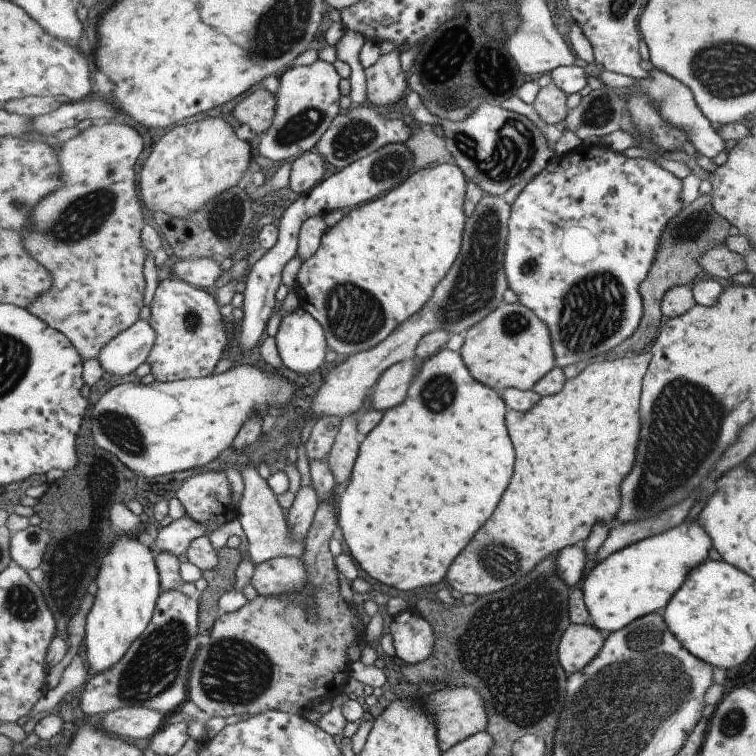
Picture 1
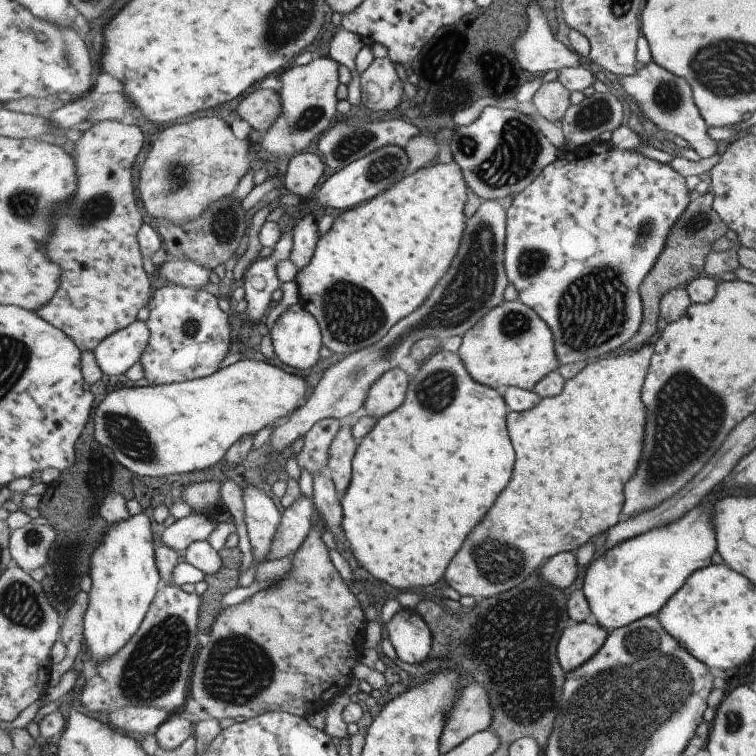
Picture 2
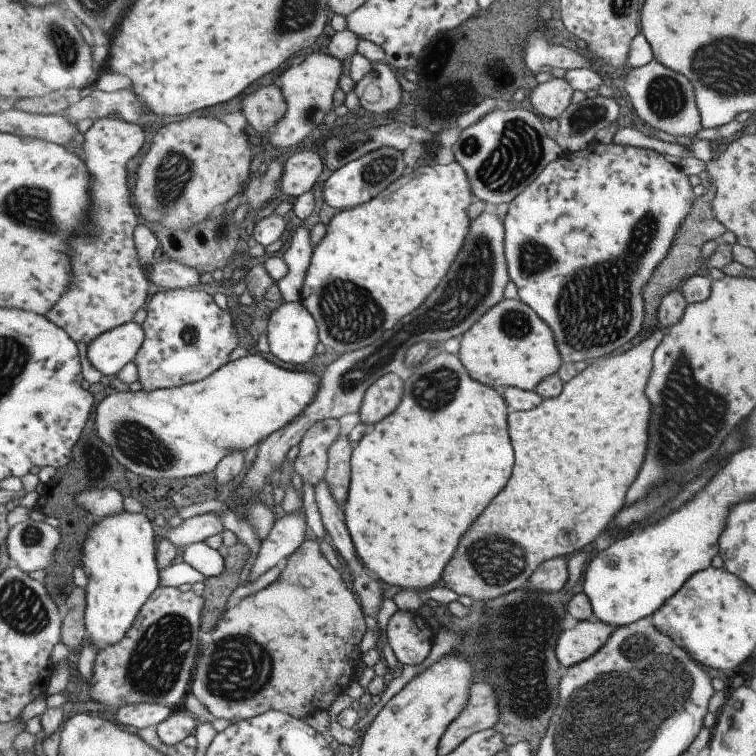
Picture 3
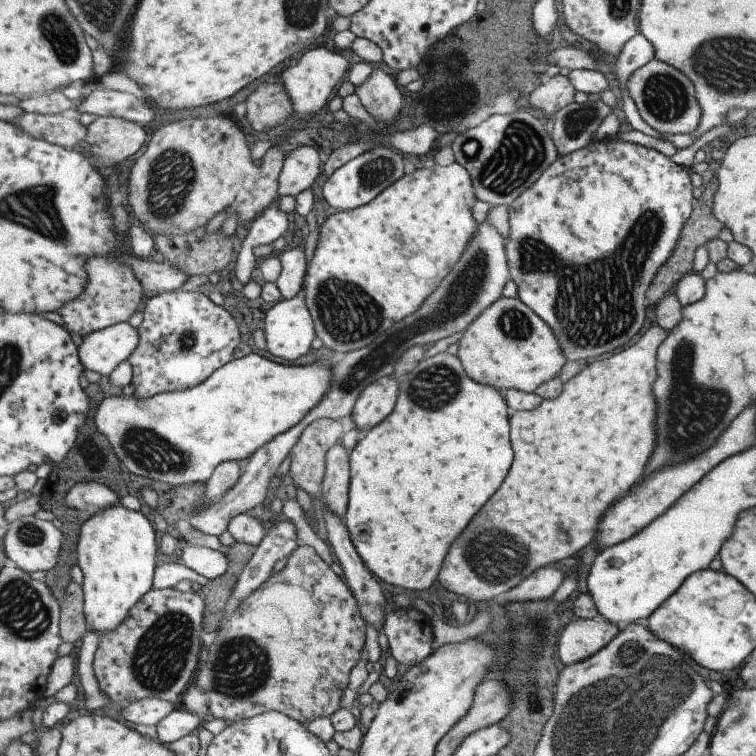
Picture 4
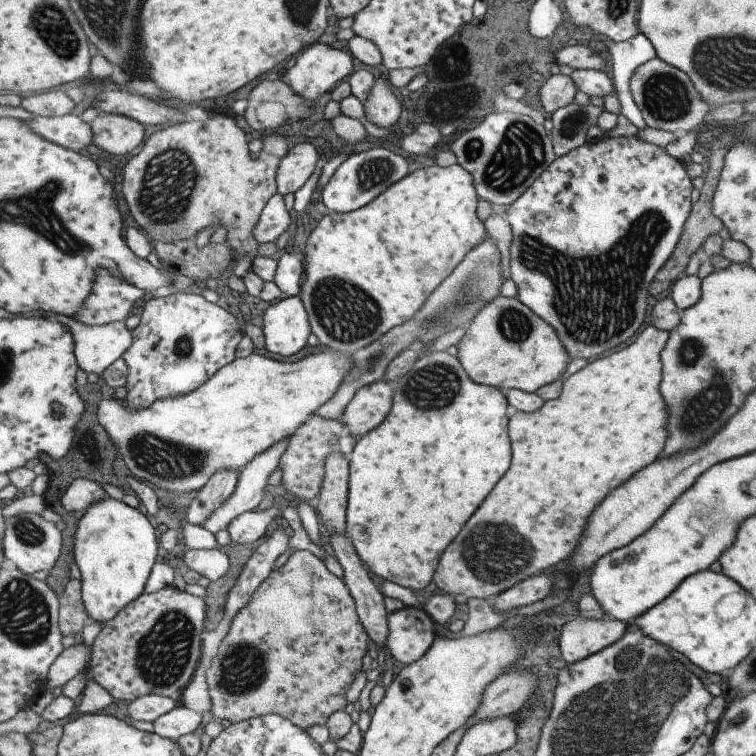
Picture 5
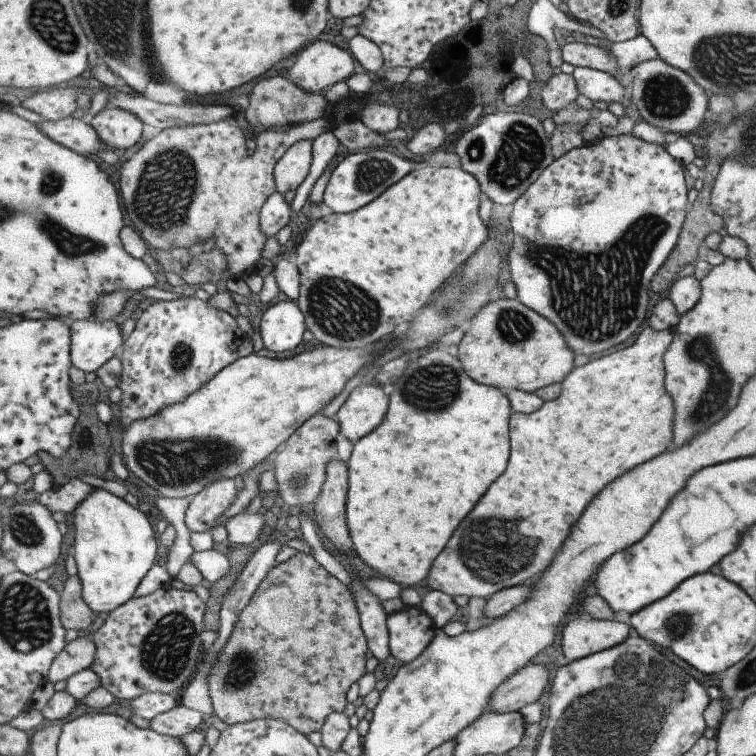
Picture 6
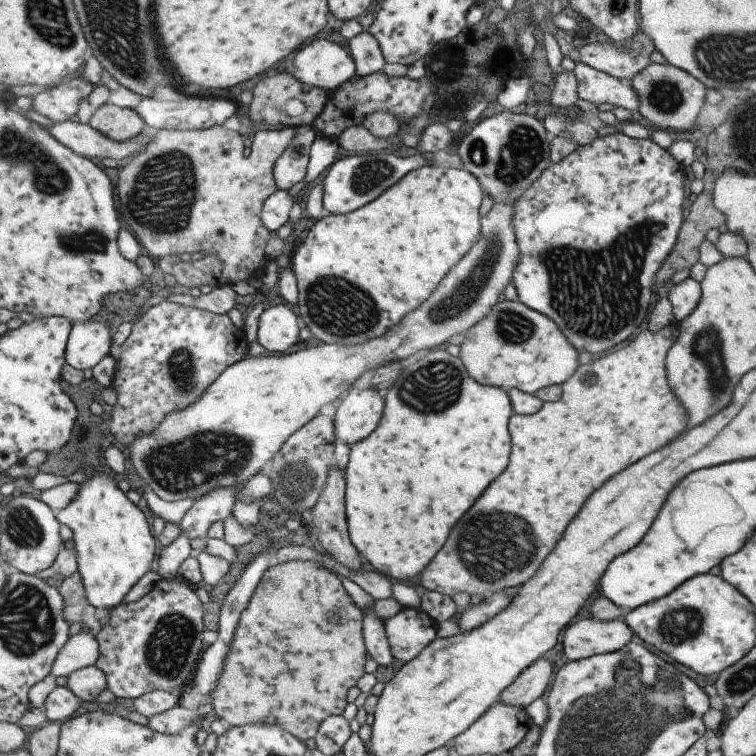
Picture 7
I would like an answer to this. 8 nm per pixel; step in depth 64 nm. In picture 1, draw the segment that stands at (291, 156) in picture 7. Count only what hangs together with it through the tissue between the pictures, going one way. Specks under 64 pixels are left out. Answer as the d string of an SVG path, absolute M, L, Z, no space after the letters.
M309 152L293 162L289 187L301 196L311 193L325 178L326 159L319 152Z

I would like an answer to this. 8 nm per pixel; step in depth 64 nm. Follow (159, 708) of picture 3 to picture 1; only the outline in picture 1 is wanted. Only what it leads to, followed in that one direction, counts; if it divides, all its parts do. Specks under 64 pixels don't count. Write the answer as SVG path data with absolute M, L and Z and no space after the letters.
M128 707L105 715L100 727L104 727L108 734L121 738L150 741L160 732L166 717L167 714L154 709Z

